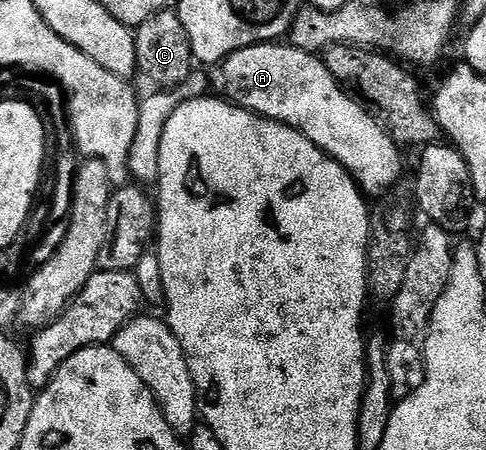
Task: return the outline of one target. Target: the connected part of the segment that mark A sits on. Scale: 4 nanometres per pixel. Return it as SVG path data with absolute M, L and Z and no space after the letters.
M285 44L243 48L225 59L219 66L220 93L253 114L282 122L307 136L354 178L362 194L387 193L401 176L402 147L350 91L337 83L316 53L292 44L281 45Z

